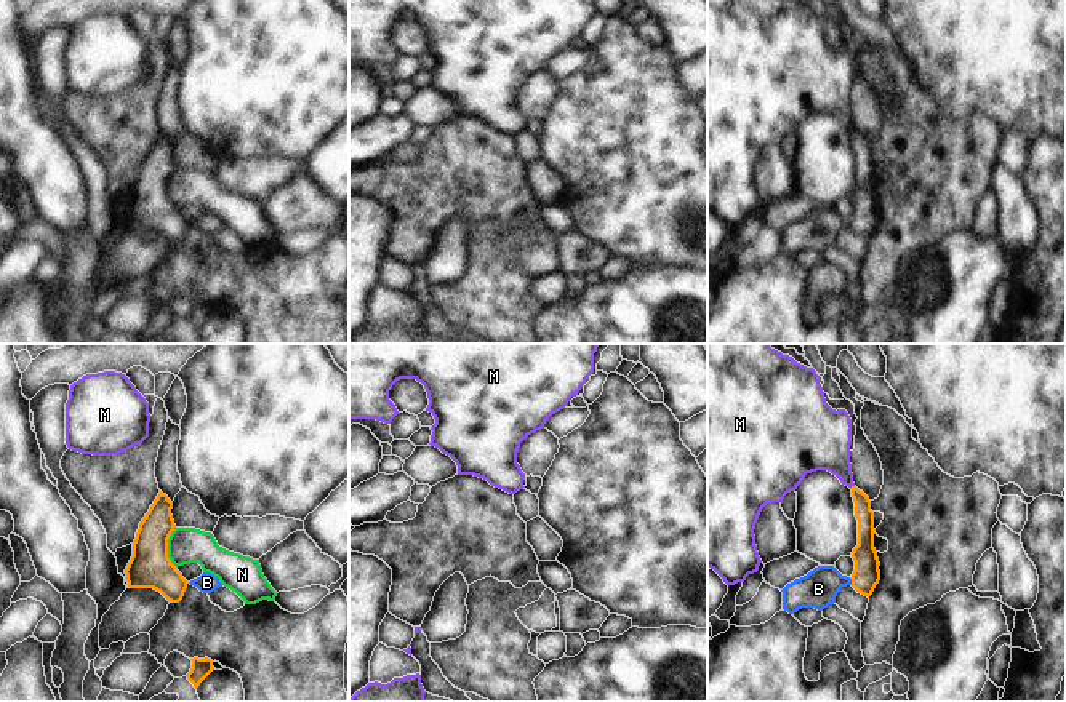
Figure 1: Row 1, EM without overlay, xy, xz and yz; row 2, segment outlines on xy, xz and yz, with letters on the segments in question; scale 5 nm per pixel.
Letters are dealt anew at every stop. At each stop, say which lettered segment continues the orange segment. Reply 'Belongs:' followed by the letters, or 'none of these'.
Belongs: none of these.

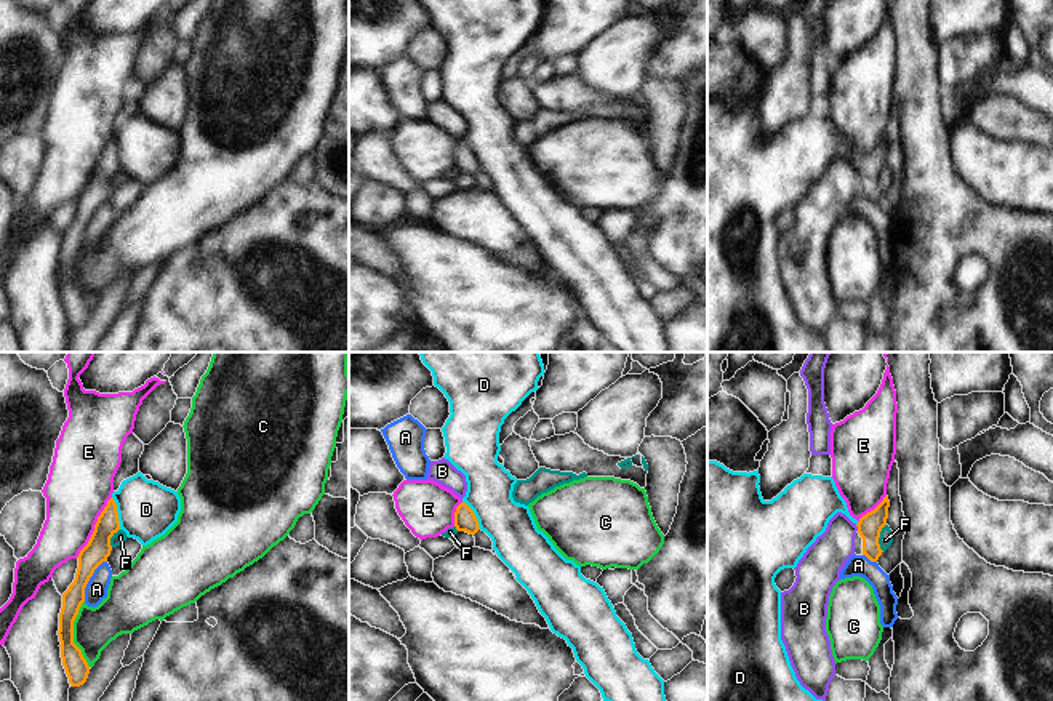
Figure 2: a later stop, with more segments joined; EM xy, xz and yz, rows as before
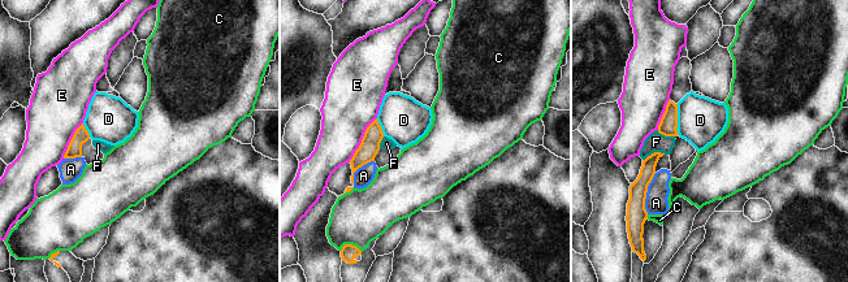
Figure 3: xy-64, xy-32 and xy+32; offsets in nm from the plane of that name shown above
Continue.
Belongs: none of these.

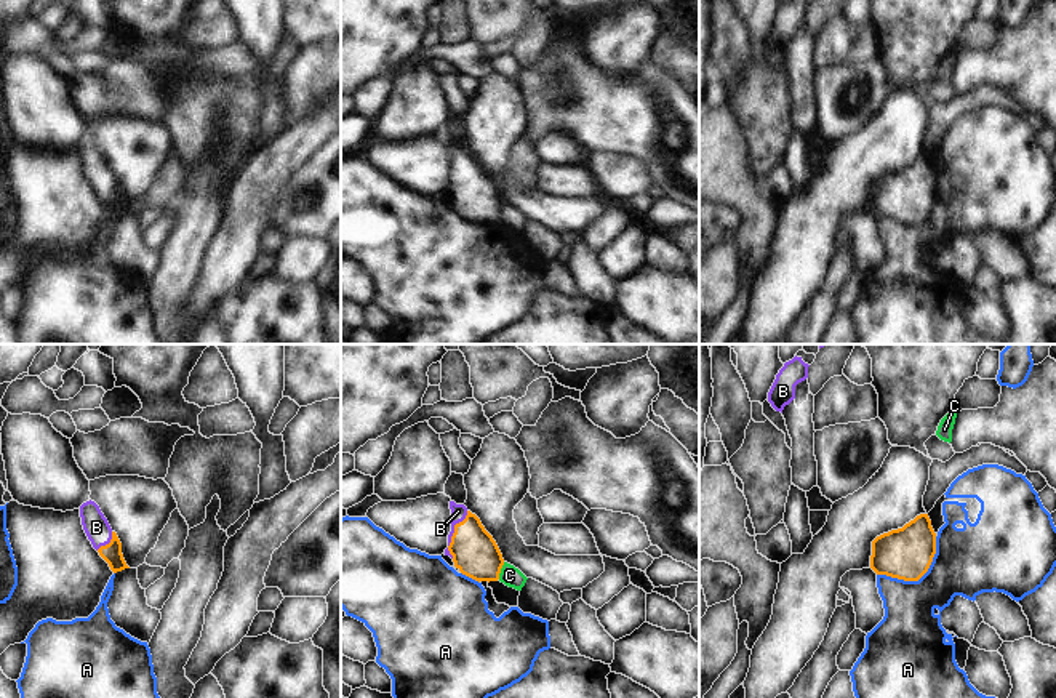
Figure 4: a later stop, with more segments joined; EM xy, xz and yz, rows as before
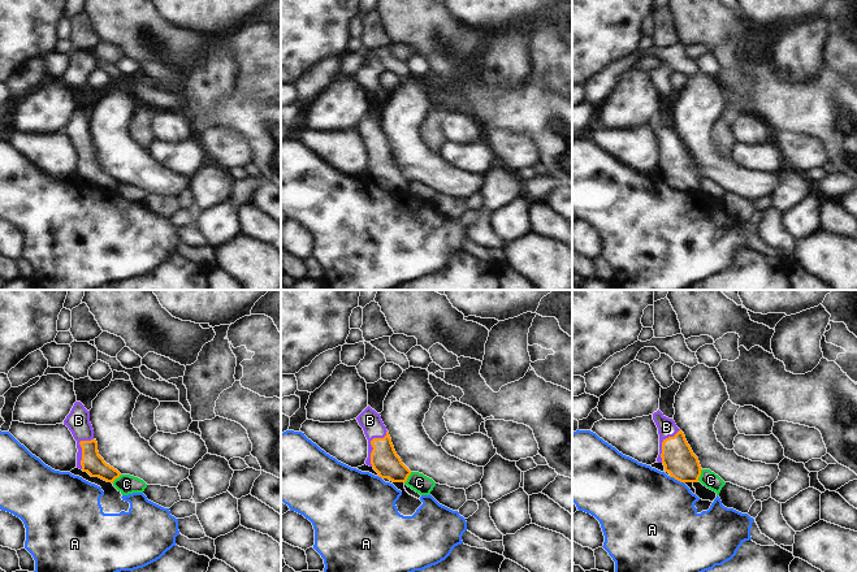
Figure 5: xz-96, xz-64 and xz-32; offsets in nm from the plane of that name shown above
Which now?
Belongs: B.

